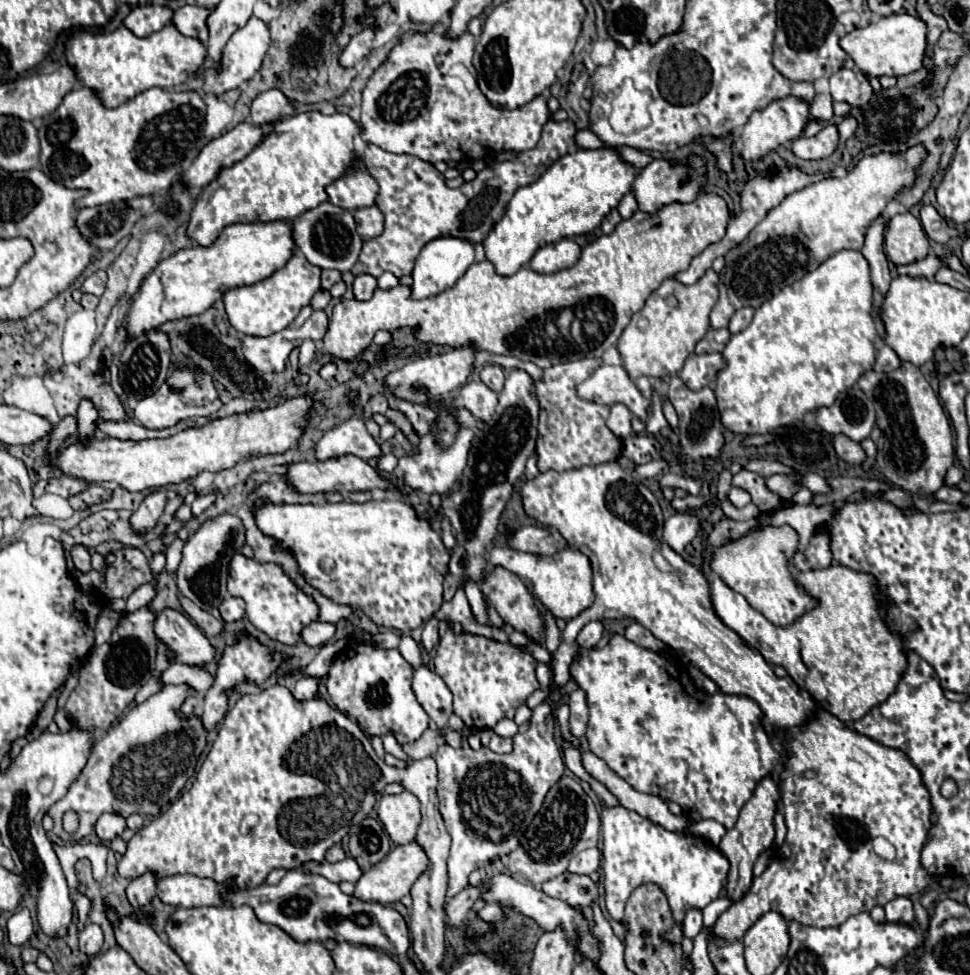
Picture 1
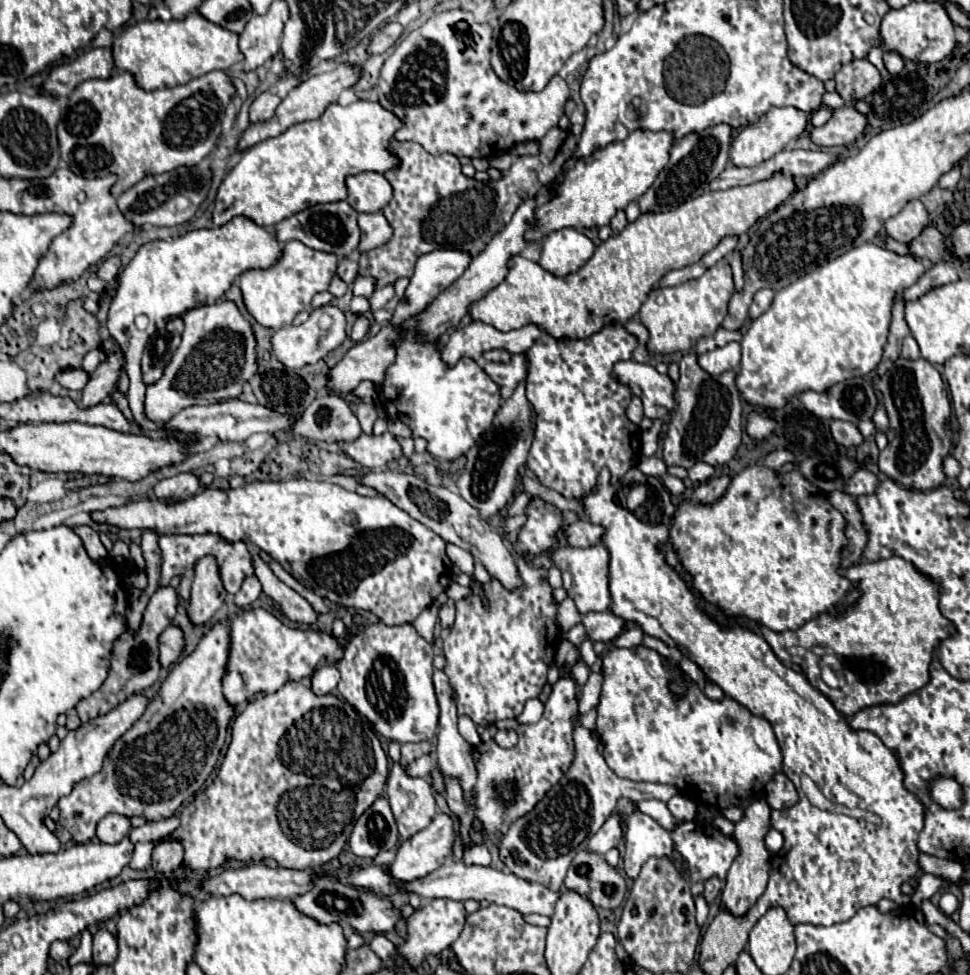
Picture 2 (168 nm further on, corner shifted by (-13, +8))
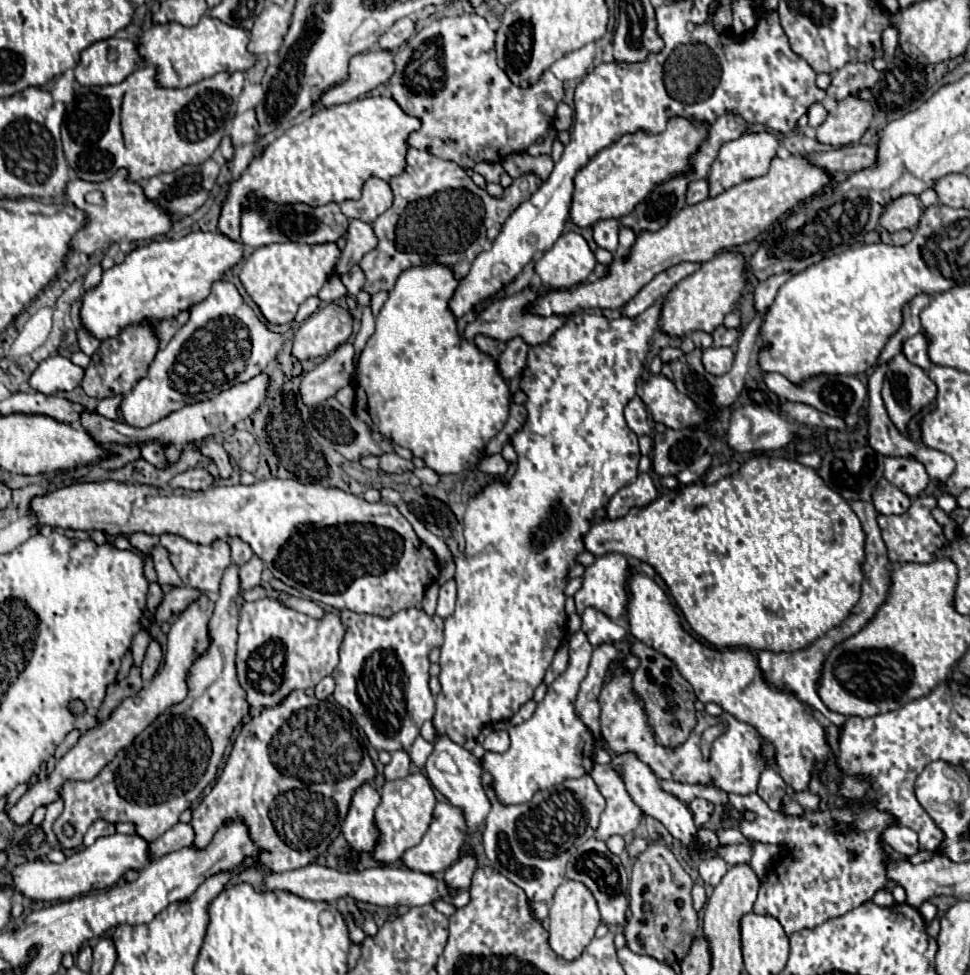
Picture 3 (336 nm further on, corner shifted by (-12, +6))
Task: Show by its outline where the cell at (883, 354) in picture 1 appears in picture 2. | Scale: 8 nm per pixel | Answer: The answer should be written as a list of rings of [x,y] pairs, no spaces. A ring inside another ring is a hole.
[[[910,334],[904,338],[904,346],[902,346],[902,358],[908,358],[908,360],[916,360],[916,358],[920,358],[920,348],[918,348],[916,340],[914,340]]]

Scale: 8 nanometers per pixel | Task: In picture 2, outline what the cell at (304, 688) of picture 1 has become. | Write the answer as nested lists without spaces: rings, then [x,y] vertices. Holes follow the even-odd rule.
[[[324,664],[324,666],[316,668],[316,672],[312,676],[312,690],[316,696],[330,694],[336,688],[338,680],[340,680],[340,672],[336,670],[336,666]]]

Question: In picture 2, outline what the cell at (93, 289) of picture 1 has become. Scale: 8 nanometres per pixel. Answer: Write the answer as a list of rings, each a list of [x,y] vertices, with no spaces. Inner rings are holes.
[[[110,256],[106,258],[100,268],[98,268],[98,276],[106,282],[114,282],[118,276],[118,270],[121,268],[121,259],[119,256]]]

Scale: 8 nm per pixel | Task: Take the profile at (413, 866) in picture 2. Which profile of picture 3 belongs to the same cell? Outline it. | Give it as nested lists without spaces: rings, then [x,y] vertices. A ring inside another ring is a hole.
[[[439,802],[435,806],[433,822],[431,822],[429,830],[425,832],[423,840],[403,854],[401,860],[403,860],[405,868],[409,868],[409,870],[421,870],[425,874],[435,874],[435,872],[447,870],[461,856],[461,850],[465,846],[465,832],[463,830],[465,830],[463,812],[459,808],[455,808],[455,806],[451,806],[449,802]]]

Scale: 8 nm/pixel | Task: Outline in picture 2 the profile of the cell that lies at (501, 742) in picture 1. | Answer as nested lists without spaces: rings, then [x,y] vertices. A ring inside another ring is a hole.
[[[498,730],[496,736],[494,736],[494,740],[502,748],[512,748],[518,742],[518,736],[516,736],[514,730]]]

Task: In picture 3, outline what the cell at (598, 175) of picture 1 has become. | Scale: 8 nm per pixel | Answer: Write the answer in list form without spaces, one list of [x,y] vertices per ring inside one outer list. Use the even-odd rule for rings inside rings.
[[[671,118],[667,130],[661,134],[637,132],[619,138],[577,172],[569,220],[579,228],[589,228],[605,218],[623,218],[645,200],[653,186],[673,174],[681,174],[681,170],[689,166],[689,154],[693,154],[697,142],[705,138],[705,130],[709,130],[709,126],[697,126],[697,122],[689,122],[687,118]]]

